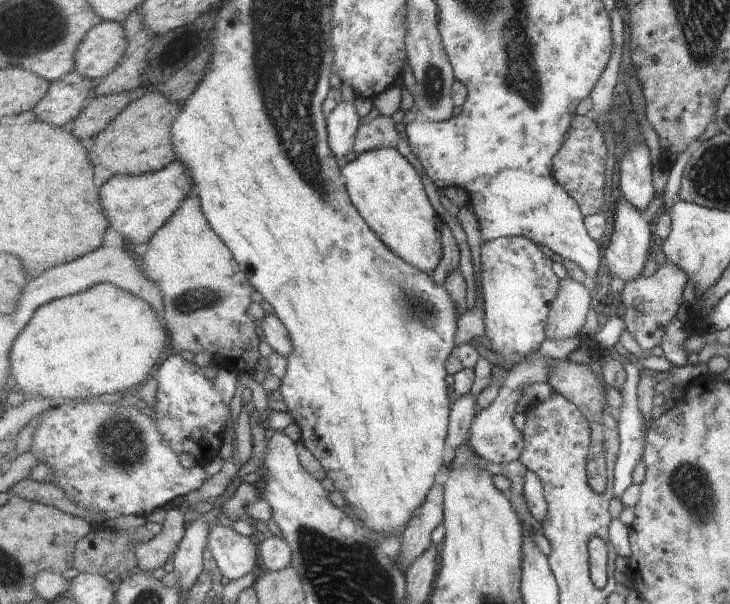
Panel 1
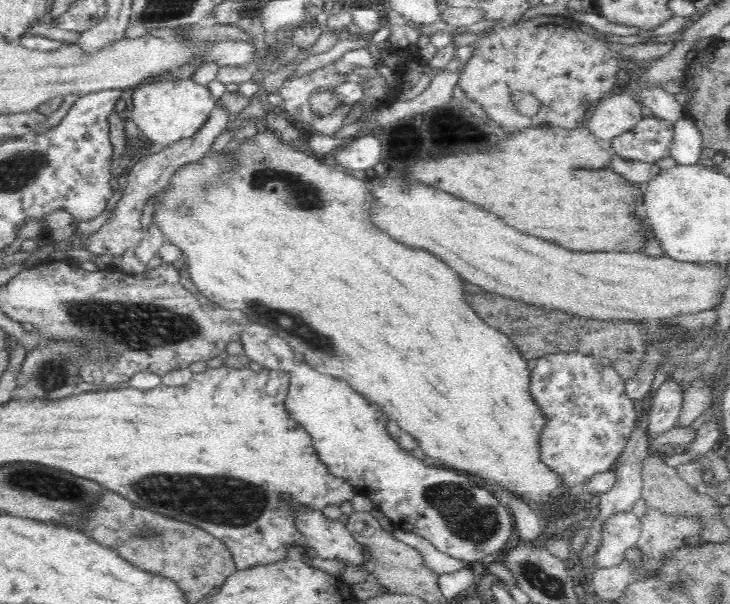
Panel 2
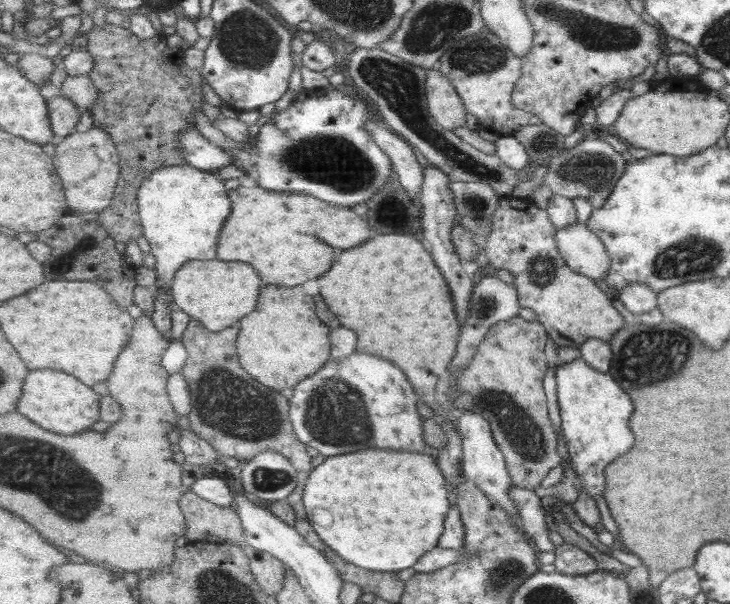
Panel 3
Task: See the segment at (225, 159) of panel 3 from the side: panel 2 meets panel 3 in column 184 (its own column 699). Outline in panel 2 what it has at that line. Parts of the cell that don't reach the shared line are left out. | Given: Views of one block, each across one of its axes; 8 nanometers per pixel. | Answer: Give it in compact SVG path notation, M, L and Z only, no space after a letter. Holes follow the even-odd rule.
M688 116L672 121L672 144L670 158L680 165L696 164L702 152L699 128Z

